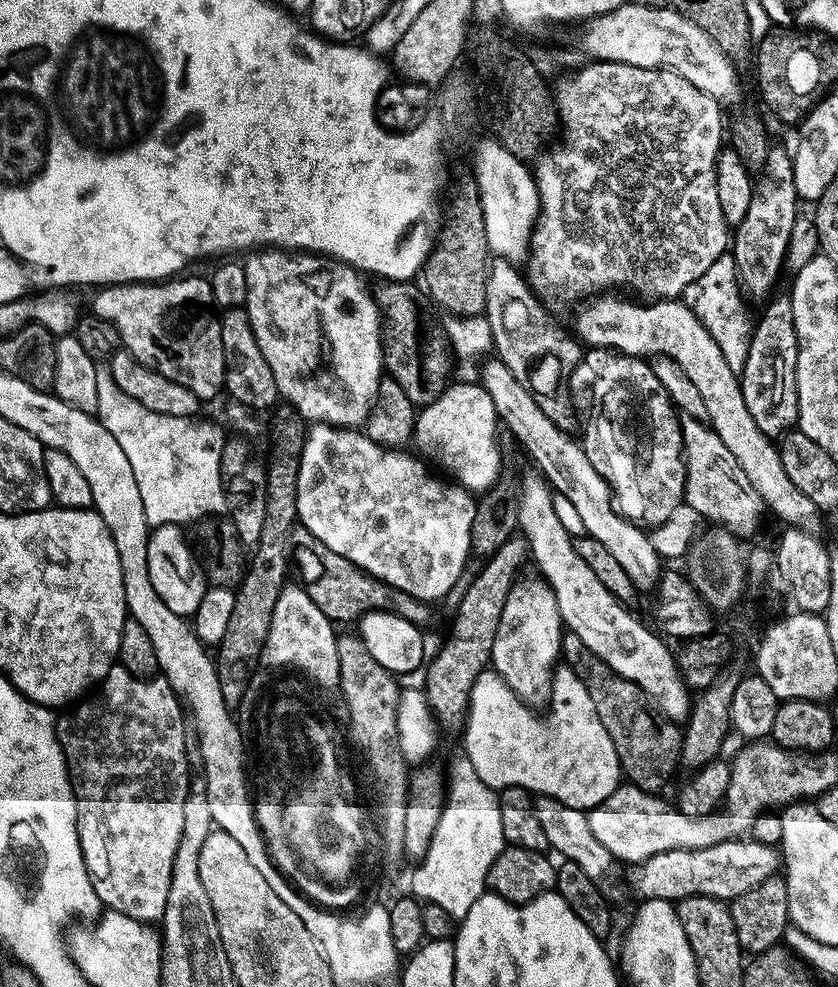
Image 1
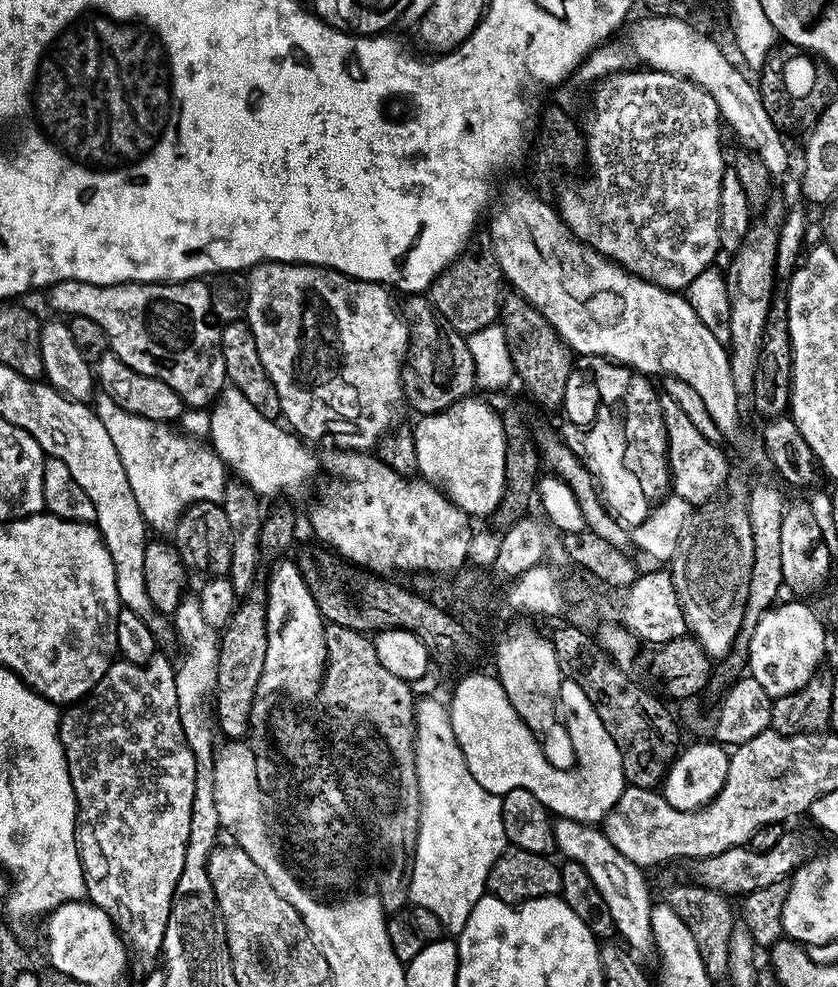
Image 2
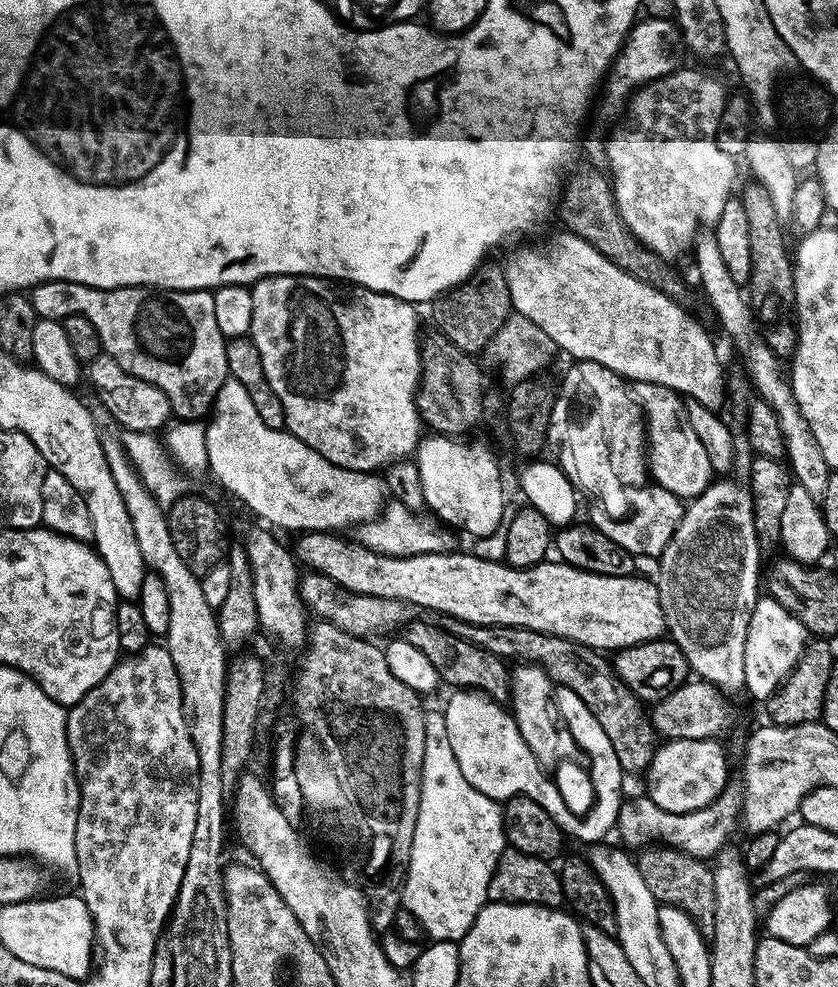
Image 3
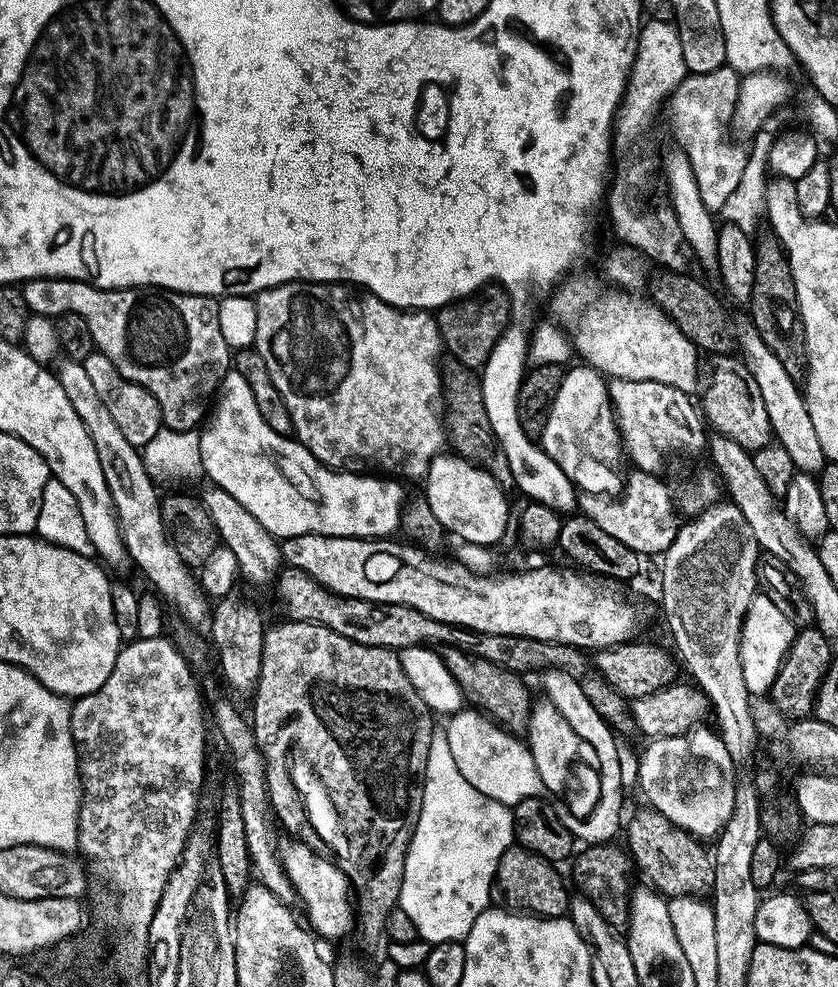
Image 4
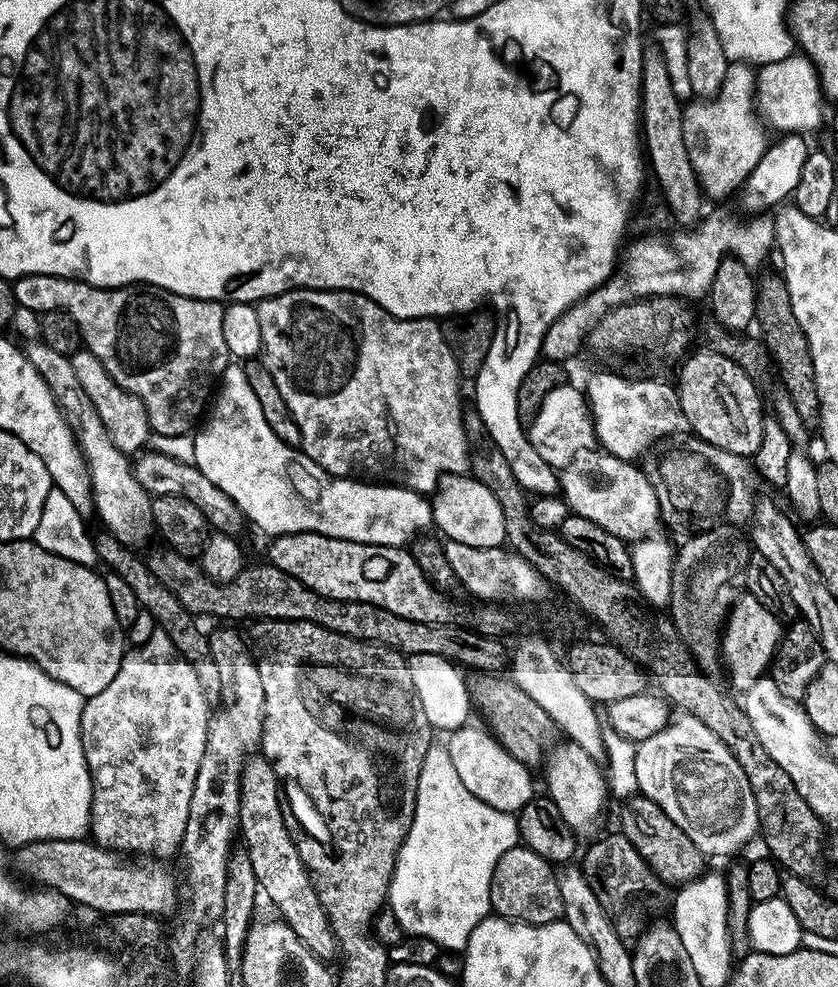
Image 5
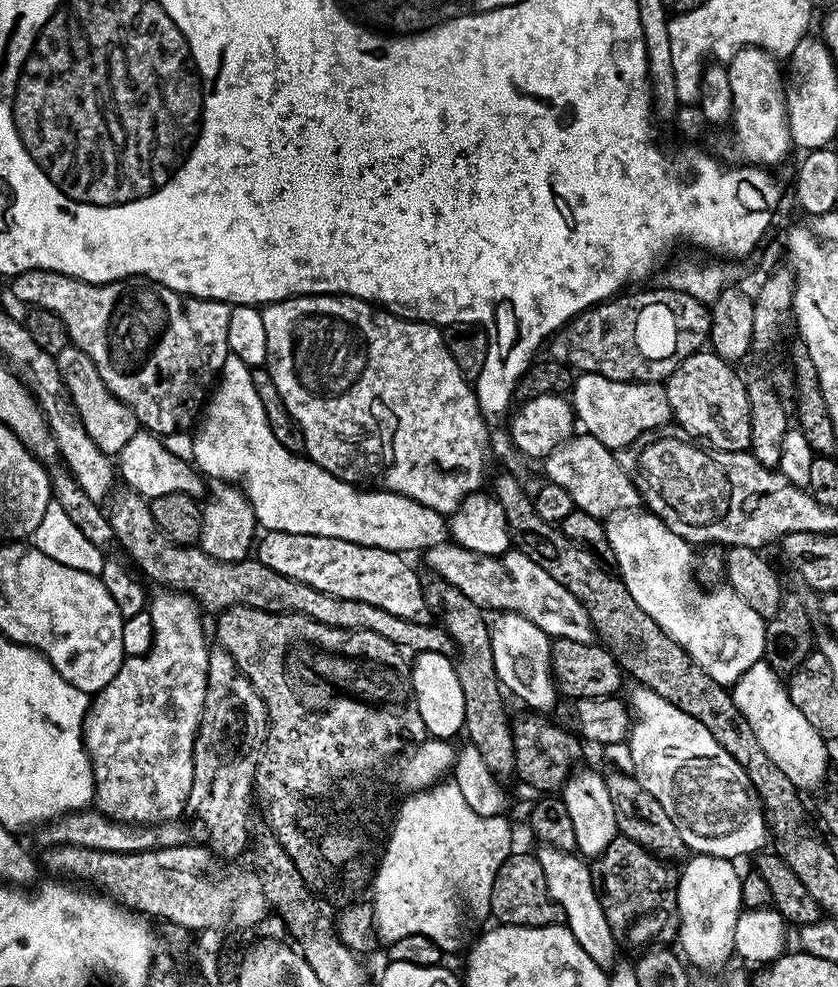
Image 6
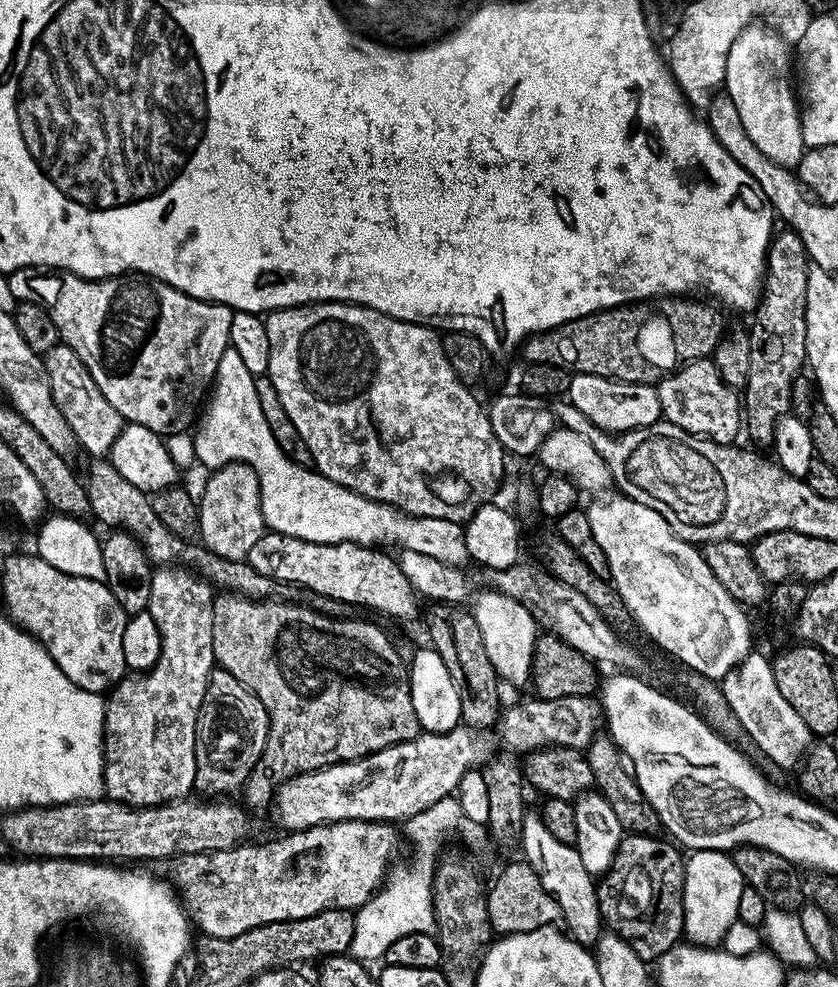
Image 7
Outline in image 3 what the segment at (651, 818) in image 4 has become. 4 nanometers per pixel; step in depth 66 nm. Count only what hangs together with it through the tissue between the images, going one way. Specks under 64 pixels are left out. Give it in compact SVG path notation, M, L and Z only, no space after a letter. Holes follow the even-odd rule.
M648 846L639 855L635 862L642 874L642 882L650 886L650 894L654 894L656 901L682 910L691 916L701 932L711 934L715 930L716 914L712 868L703 859L667 846Z

